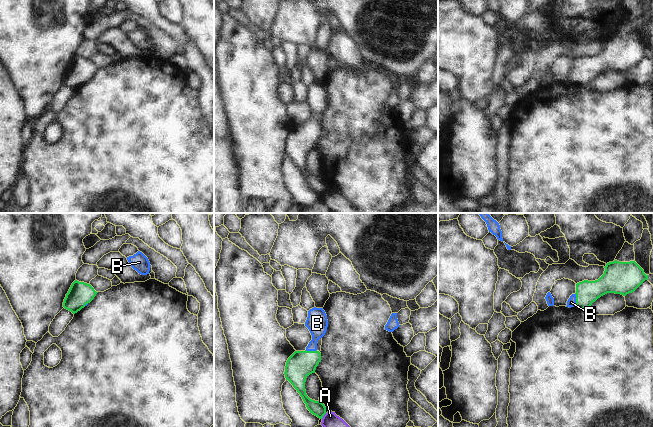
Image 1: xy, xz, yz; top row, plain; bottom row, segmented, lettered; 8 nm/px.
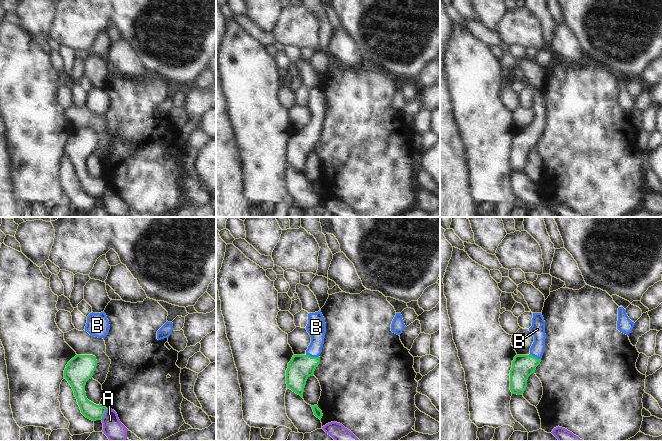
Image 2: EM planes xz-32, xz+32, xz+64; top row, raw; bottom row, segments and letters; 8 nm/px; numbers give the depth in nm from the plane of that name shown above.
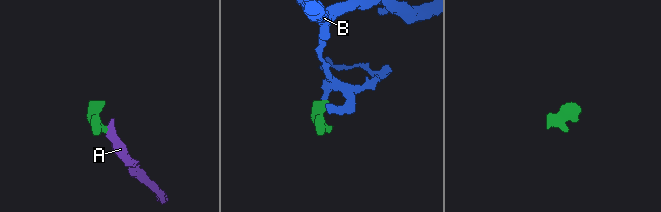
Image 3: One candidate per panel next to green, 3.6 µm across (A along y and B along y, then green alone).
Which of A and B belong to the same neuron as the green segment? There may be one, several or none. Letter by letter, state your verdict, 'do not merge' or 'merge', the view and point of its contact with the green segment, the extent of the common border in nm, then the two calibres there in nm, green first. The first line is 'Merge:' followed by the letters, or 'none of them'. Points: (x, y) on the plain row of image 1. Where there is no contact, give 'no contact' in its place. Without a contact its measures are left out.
Merge: B
A: do not merge; meets green in xz at (323, 191); contact 60 nm long; 120 nm thick on the green side, 180 nm on the other
B: merge; meets green in yz at (576, 75); contact 100 nm long; 190 nm thick on the green side, 70 nm on the other

